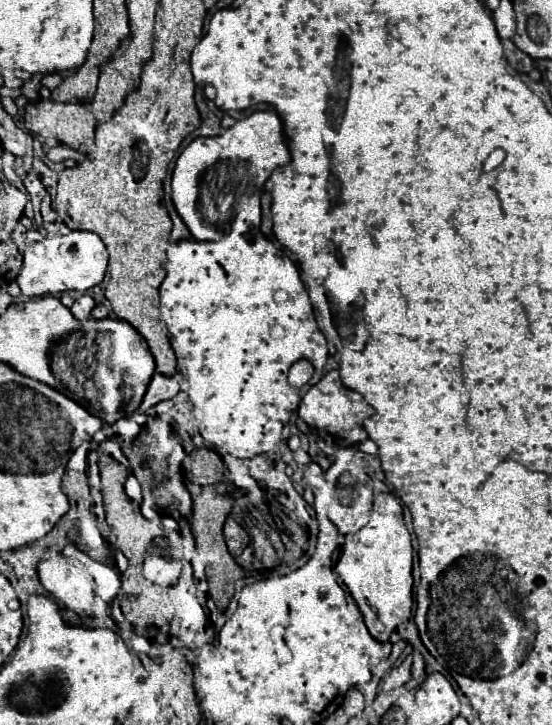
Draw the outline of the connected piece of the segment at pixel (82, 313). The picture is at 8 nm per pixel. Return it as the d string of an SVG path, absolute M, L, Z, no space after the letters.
M82 293L82 295L74 301L74 305L70 307L70 311L74 313L74 317L78 317L78 319L86 319L86 317L90 315L92 305L94 305L94 299L92 299L88 293Z

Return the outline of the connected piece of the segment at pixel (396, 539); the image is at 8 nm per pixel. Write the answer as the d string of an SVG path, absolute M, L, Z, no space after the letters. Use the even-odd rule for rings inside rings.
M376 493L370 523L358 533L350 535L348 547L344 537L344 543L340 547L340 557L334 565L340 579L350 589L350 595L354 597L356 605L360 607L366 627L376 641L386 641L398 623L404 623L406 619L412 617L414 606L412 535L406 529L400 511L402 511L400 503L394 505L394 501L386 501L386 493ZM360 537L372 537L372 539L368 543L362 543Z

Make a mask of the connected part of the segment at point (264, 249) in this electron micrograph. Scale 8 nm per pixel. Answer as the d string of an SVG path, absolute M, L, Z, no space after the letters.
M224 235L220 241L184 241L180 245L170 245L162 259L164 262L160 262L160 266L164 270L166 267L166 277L160 285L160 311L162 311L164 323L170 331L170 341L172 341L176 355L182 355L186 359L186 375L188 375L188 383L190 383L188 397L204 415L202 425L200 425L202 437L210 445L220 449L222 453L234 455L238 459L250 459L250 457L272 451L282 441L282 429L290 421L290 417L284 417L284 415L292 411L292 405L288 403L288 399L290 399L290 395L296 393L286 383L286 375L288 375L290 365L296 363L298 359L308 359L316 367L316 371L320 373L329 357L328 341L316 323L314 305L310 301L308 289L302 281L298 265L292 261L292 257L286 253L286 249L282 249L280 245L276 245L272 241L254 241L254 239L232 237L232 235Z

